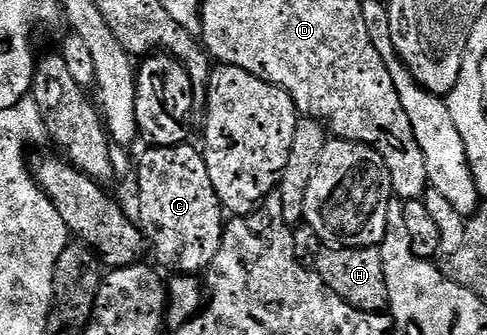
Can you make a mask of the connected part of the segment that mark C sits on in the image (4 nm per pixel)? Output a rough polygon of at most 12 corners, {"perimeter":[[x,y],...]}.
{"perimeter":[[192,142],[140,156],[138,223],[176,274],[222,246],[226,209]]}

